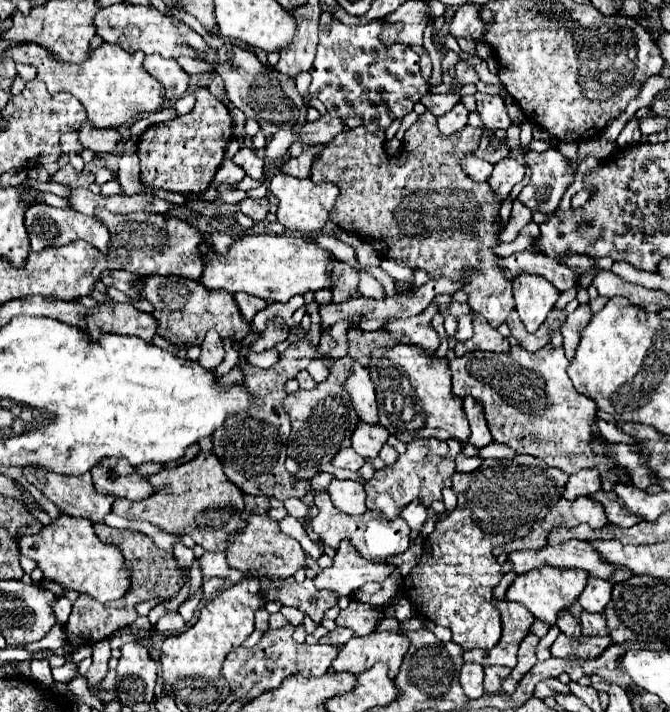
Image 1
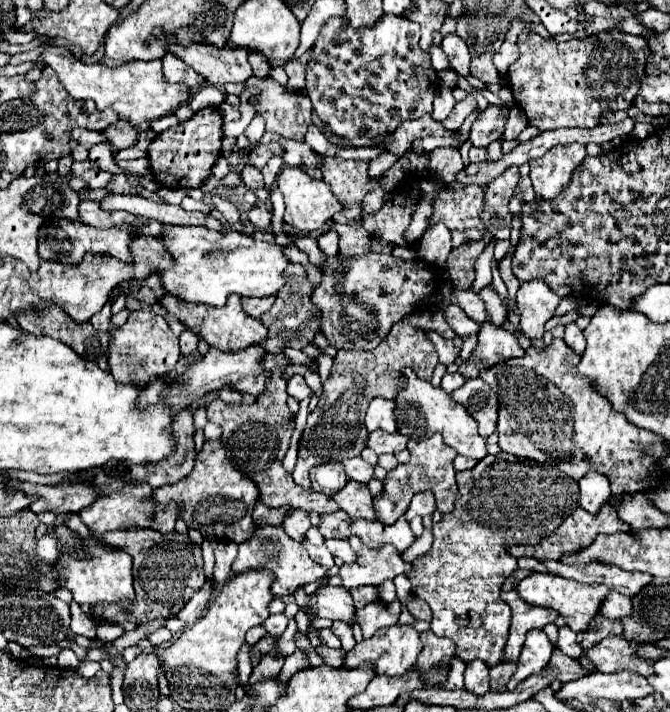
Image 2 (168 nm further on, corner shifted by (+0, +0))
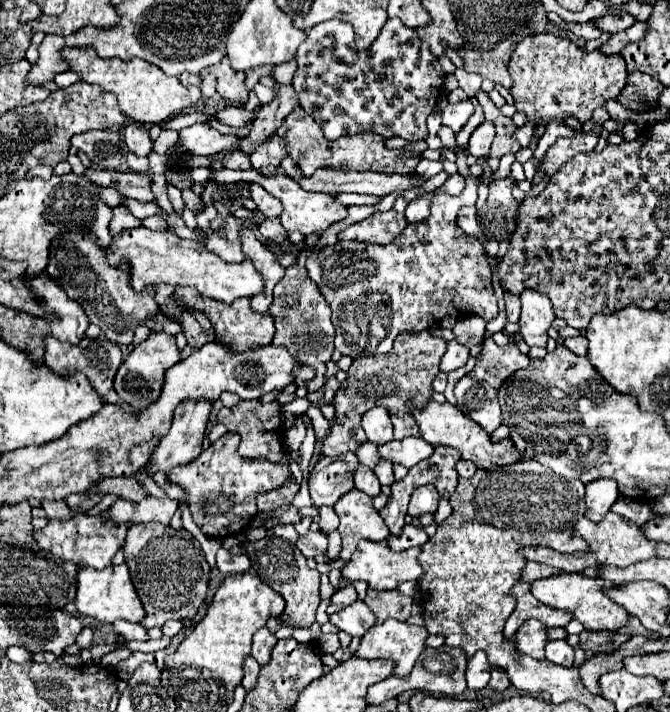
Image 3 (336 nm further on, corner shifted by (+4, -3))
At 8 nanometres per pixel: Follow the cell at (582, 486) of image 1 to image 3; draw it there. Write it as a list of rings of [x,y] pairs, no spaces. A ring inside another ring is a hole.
[[[599,478],[599,480],[589,482],[585,490],[587,490],[587,494],[585,494],[585,504],[587,504],[585,516],[591,522],[601,522],[619,498],[617,482],[613,482],[611,478]]]

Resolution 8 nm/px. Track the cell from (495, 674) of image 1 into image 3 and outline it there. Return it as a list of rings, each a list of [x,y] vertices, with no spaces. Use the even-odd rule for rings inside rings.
[[[491,668],[491,682],[489,686],[497,692],[505,692],[509,688],[509,678],[507,678],[507,672],[503,668]]]

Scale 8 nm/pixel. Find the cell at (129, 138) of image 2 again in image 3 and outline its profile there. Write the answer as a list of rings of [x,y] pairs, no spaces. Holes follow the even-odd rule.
[[[131,124],[125,128],[125,144],[137,156],[147,156],[153,150],[153,142],[149,138],[147,128],[137,126],[137,124]]]

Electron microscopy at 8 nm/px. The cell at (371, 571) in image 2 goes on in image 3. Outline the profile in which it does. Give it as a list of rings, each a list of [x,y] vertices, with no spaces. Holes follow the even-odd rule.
[[[361,540],[353,552],[351,562],[343,568],[343,578],[349,580],[363,580],[375,590],[395,590],[399,584],[409,582],[409,580],[419,580],[423,570],[417,560],[421,548],[409,548],[405,552],[393,552],[389,542],[367,542]]]

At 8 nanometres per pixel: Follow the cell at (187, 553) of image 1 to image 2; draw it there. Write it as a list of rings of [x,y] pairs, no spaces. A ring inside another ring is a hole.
[[[103,469],[89,471],[87,483],[93,483],[93,487],[97,487],[97,491],[101,491],[101,499],[97,499],[89,507],[85,507],[85,511],[79,511],[79,517],[89,527],[89,531],[95,533],[97,537],[101,537],[107,531],[129,529],[129,527],[155,529],[155,531],[161,531],[161,533],[175,531],[177,505],[169,503],[167,507],[155,507],[151,501],[147,501],[151,497],[151,493],[153,493],[153,489],[149,485],[131,485],[131,483],[125,483],[125,481],[109,479],[103,473]]]

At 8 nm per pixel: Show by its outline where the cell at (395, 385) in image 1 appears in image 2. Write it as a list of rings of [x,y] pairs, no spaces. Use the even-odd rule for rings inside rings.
[[[401,371],[401,381],[405,381],[405,389],[401,389],[395,397],[395,419],[397,431],[407,435],[409,439],[429,439],[433,433],[441,433],[443,441],[453,447],[459,455],[483,459],[487,455],[485,439],[477,433],[477,421],[461,407],[461,403],[453,403],[453,397],[441,387],[433,387],[429,381],[415,375],[415,371]]]

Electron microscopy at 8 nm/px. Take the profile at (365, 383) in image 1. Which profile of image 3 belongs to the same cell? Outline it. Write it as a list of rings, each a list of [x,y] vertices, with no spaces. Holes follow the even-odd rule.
[[[375,406],[363,414],[363,430],[367,440],[375,444],[385,444],[393,440],[393,424],[389,412],[383,406]]]

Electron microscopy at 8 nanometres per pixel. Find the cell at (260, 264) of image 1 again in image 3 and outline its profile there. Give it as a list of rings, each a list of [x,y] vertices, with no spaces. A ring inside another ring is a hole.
[[[133,228],[123,230],[115,236],[113,244],[107,248],[107,260],[111,266],[129,264],[129,284],[133,290],[143,292],[147,286],[157,284],[173,284],[173,286],[193,286],[203,296],[233,302],[237,298],[251,298],[263,290],[263,278],[255,270],[253,262],[247,258],[241,264],[223,262],[217,254],[209,252],[203,244],[193,240],[181,240],[171,230],[149,230],[149,228]]]

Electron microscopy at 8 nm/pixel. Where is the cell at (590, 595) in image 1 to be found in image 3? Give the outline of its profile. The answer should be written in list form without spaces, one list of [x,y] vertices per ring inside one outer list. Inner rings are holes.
[[[631,616],[629,623],[619,628],[616,632],[625,632],[625,634],[642,635],[645,637],[649,636],[649,630],[643,627],[641,622],[639,622],[639,618],[635,618],[635,616]]]

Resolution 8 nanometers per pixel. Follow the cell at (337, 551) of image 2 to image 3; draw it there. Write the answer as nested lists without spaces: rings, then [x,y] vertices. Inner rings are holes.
[[[355,488],[345,496],[341,496],[341,500],[333,508],[341,518],[339,532],[343,538],[343,550],[341,550],[343,560],[351,560],[351,554],[359,540],[383,542],[389,538],[389,530],[383,518],[373,508],[373,502],[365,492]]]

